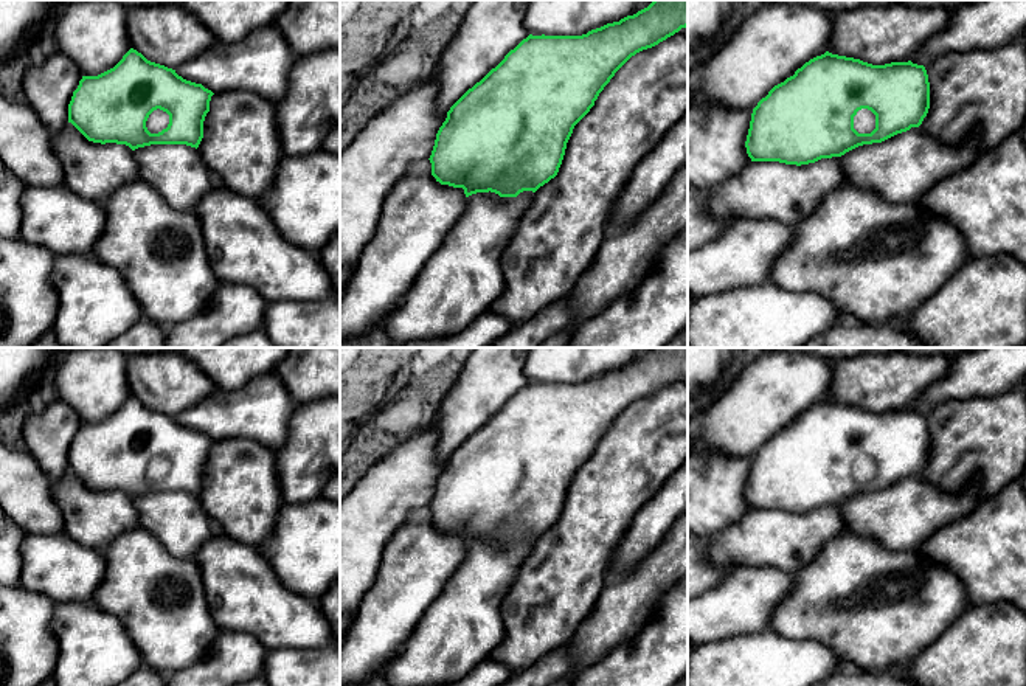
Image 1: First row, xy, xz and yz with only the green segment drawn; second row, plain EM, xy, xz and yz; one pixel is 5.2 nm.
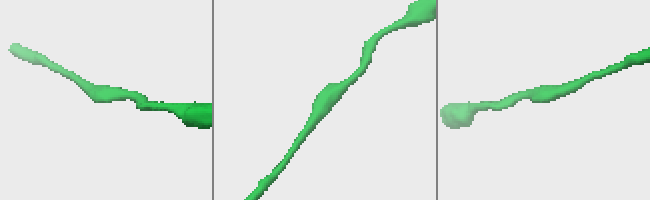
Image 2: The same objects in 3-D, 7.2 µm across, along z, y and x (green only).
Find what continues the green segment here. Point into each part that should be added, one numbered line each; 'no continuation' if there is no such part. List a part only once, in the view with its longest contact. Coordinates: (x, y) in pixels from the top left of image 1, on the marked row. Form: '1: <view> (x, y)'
1: yz (865, 120)

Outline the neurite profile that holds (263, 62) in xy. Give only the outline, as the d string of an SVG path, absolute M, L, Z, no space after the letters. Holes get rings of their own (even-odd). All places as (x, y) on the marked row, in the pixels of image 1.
M273 25L237 43L216 40L205 53L177 67L175 73L213 93L247 90L276 104L289 95L296 61L289 40Z

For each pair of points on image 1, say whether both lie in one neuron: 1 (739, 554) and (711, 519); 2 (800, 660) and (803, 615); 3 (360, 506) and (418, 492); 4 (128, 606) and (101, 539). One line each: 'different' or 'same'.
1: different
2: different
3: same
4: different

